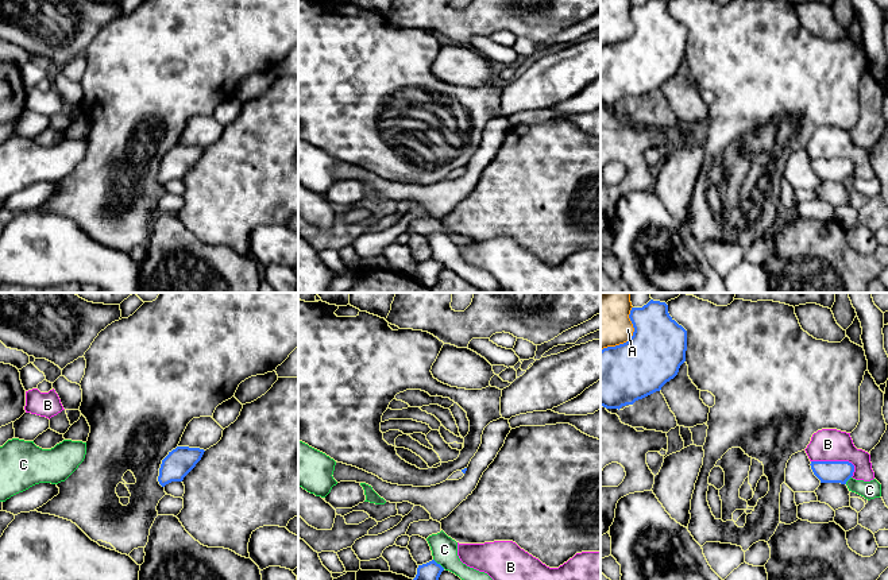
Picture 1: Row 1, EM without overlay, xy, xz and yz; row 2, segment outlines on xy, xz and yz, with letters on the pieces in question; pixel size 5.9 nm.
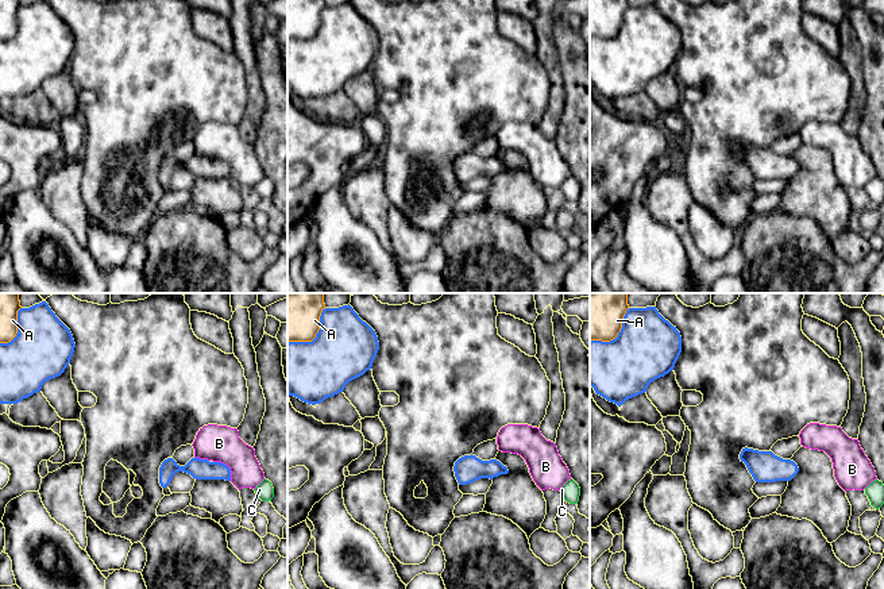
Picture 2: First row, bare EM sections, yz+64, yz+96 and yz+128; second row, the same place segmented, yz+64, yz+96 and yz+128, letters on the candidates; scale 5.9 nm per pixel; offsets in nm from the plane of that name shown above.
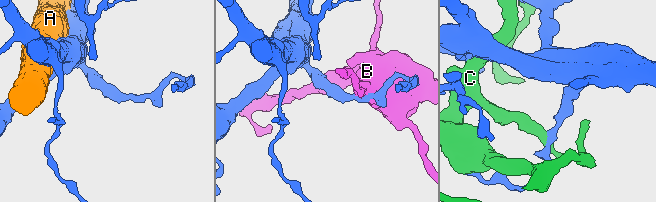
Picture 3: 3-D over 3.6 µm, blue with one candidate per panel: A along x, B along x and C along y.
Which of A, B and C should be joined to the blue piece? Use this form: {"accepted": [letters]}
{"accepted": []}

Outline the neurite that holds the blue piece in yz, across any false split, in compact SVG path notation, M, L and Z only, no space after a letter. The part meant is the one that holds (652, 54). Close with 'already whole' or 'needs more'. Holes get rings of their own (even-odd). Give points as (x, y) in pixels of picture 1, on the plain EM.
M665 0L632 5L629 16L634 26L633 34L623 42L601 49L601 104L606 107L619 108L660 89L686 59L687 28L669 13Z | already whole

